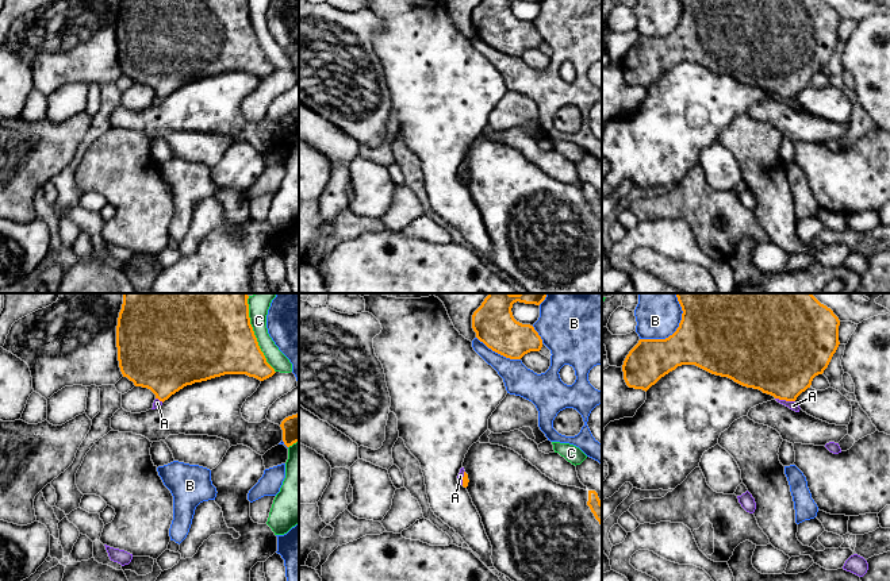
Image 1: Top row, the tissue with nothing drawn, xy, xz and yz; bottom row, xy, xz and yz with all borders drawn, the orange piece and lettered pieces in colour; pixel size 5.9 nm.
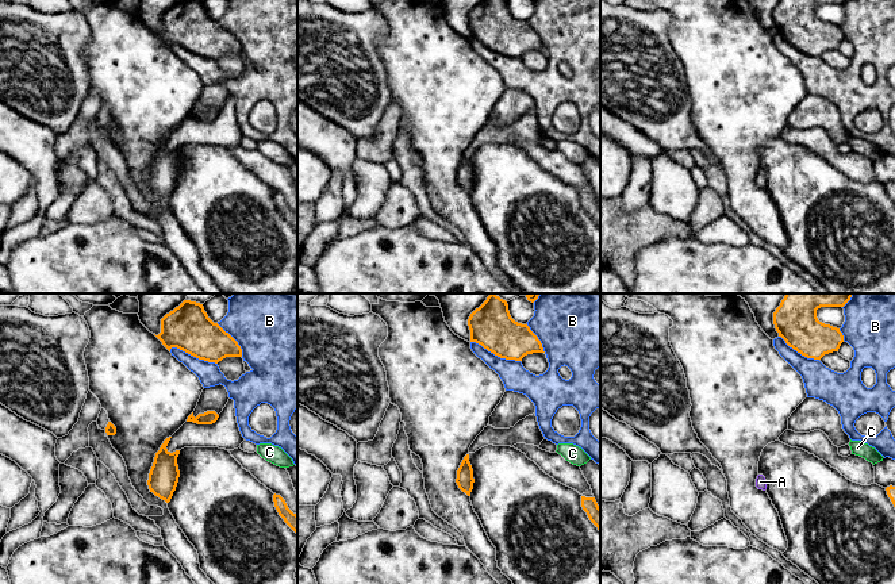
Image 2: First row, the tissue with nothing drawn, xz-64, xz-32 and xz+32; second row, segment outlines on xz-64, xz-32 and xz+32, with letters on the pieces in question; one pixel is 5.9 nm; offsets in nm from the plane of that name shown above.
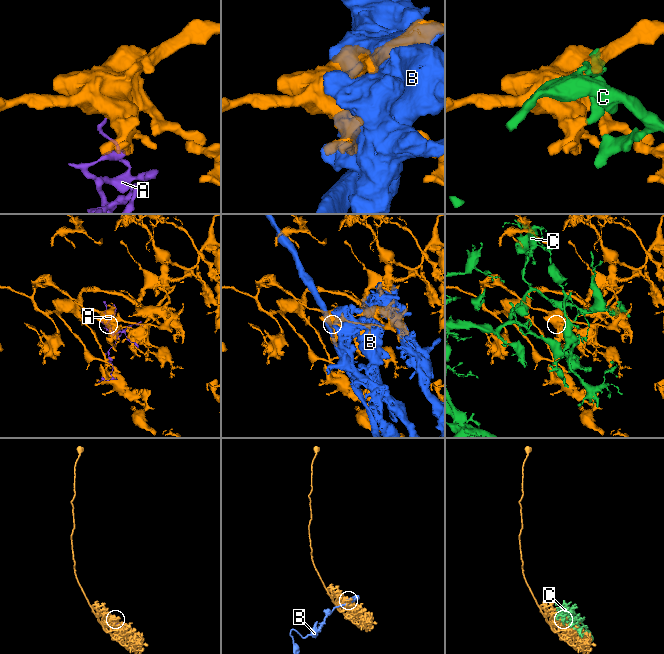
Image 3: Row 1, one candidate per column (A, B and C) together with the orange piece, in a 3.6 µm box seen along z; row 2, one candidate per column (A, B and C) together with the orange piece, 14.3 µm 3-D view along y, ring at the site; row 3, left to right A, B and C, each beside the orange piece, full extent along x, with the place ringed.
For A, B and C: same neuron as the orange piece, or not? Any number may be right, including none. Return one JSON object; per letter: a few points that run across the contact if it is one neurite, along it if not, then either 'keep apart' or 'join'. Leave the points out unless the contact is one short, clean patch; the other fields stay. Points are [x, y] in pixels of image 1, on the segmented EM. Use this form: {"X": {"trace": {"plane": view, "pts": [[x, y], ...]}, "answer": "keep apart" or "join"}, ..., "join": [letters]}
{"A": {"trace": {"plane": "yz", "pts": [[775, 397], [794, 401]]}, "answer": "keep apart"}, "B": {"answer": "keep apart"}, "C": {"answer": "keep apart"}, "join": []}

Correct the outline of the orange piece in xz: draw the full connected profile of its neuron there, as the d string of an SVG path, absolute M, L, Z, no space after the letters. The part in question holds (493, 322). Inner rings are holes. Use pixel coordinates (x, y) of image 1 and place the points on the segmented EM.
M488 293L472 315L472 328L476 338L492 351L521 359L530 351L540 351L542 339L530 324L522 324L513 316L513 304L540 305L548 293Z

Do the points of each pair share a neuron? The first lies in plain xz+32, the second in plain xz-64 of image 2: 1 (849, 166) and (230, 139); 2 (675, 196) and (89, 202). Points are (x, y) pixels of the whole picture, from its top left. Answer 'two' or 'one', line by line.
1: two
2: two

